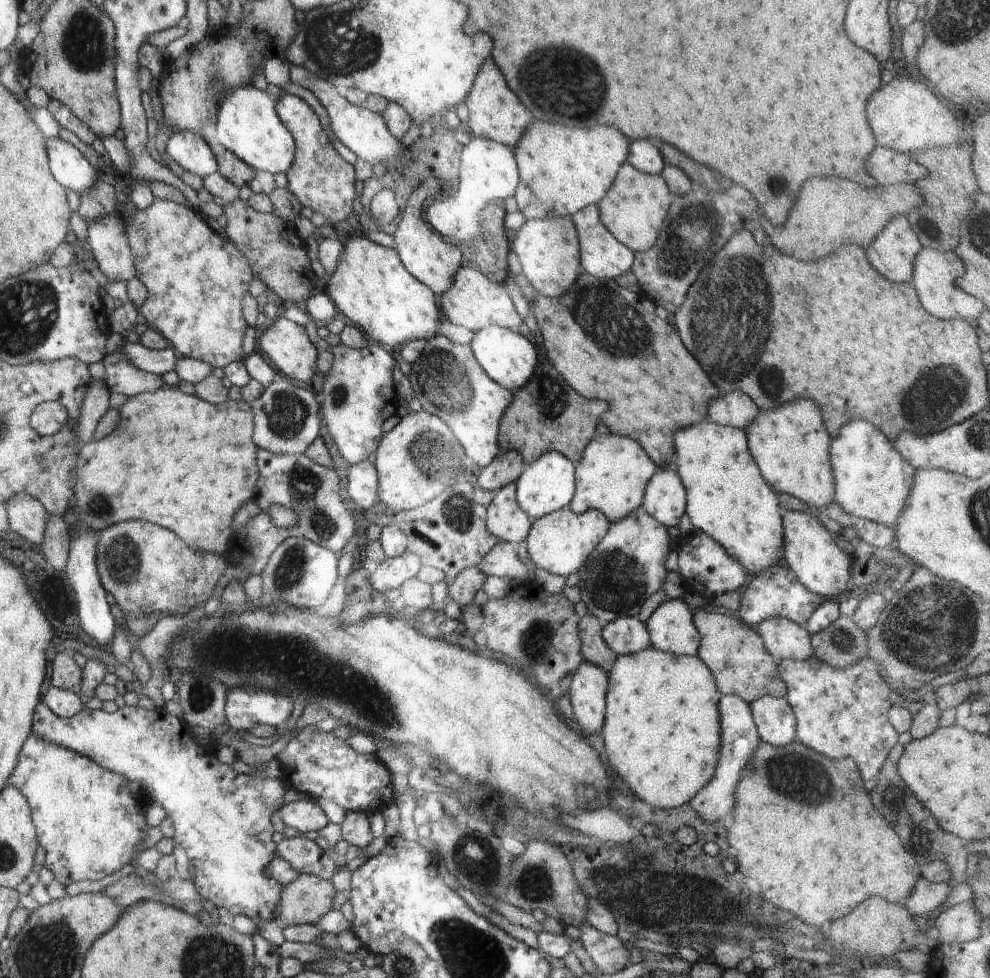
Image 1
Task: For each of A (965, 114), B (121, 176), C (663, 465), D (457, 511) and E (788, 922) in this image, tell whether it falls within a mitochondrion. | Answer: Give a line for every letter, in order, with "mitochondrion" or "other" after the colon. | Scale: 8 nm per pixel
A: other
B: other
C: other
D: mitochondrion
E: mitochondrion

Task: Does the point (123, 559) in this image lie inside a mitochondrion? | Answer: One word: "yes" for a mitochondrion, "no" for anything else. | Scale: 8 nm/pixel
yes

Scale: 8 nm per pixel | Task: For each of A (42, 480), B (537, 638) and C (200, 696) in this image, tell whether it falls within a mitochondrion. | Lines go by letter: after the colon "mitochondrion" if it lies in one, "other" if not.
A: other
B: mitochondrion
C: mitochondrion

